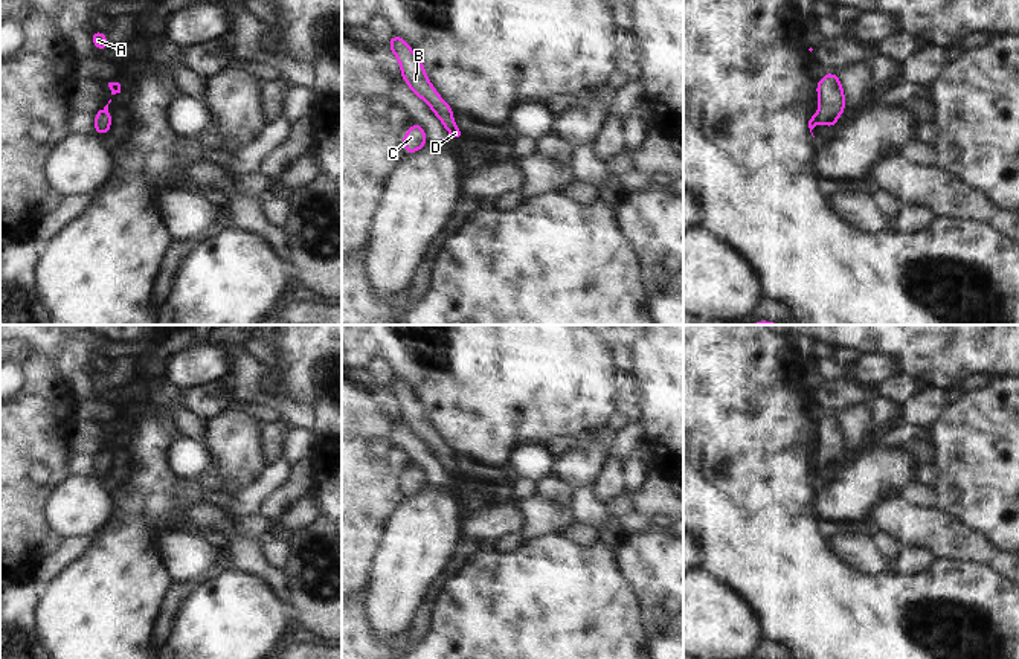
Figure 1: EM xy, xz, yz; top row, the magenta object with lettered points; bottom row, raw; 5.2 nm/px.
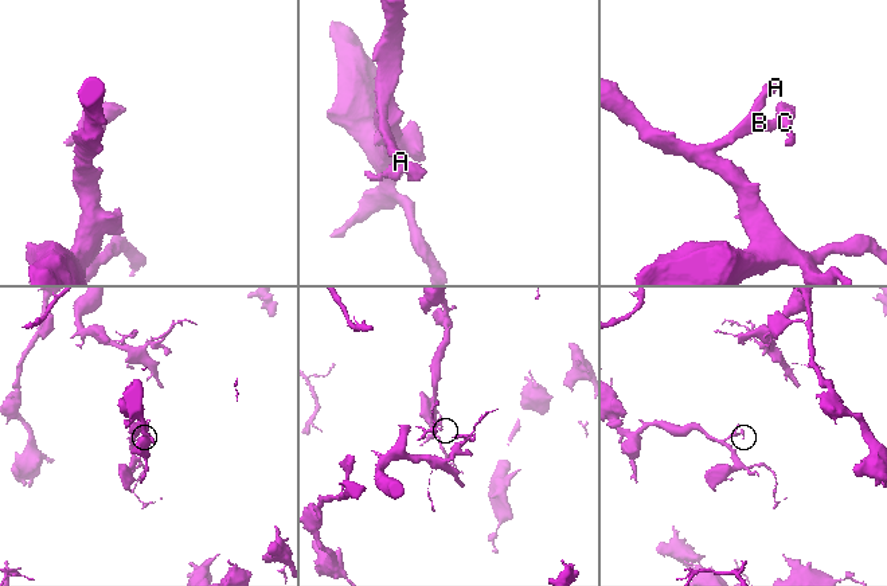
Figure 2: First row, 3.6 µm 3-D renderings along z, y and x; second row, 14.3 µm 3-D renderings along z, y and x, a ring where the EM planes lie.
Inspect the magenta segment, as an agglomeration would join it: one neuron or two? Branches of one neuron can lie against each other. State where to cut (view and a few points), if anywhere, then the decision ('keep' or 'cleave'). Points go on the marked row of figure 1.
no cut; keep

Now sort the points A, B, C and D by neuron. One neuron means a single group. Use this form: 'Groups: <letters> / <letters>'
Groups: A B C D

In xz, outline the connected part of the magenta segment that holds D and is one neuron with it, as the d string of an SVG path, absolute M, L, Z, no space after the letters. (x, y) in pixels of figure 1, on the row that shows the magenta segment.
M394 35L389 41L389 49L397 56L401 78L407 82L409 88L432 108L452 139L464 139L465 136L453 121L453 108L438 95L426 75L423 61L410 46L401 37Z

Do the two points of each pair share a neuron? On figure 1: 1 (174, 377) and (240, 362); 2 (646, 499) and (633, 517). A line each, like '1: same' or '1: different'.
1: different
2: different

